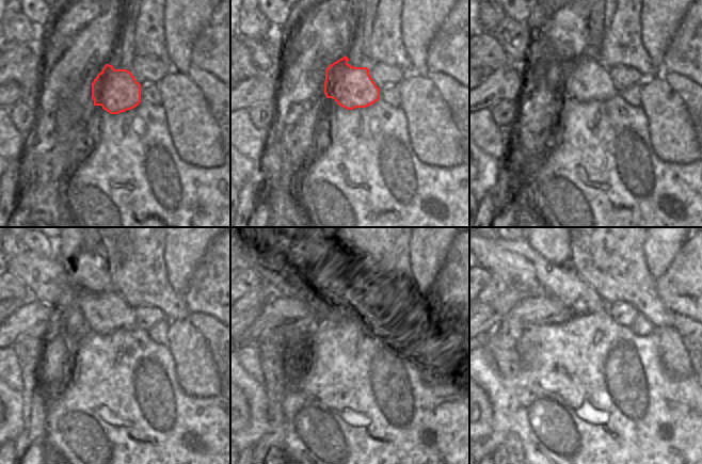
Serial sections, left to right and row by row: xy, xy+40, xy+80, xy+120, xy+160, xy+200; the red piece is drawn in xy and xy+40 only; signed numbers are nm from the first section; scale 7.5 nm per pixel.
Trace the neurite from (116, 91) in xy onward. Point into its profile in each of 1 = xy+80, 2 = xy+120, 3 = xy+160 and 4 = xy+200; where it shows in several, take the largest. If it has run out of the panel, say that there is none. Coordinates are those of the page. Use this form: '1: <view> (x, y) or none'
1: xy+80 (585, 78)
2: xy+120 (48, 280)
3: xy+160 (284, 274)
4: xy+200 (514, 261)

